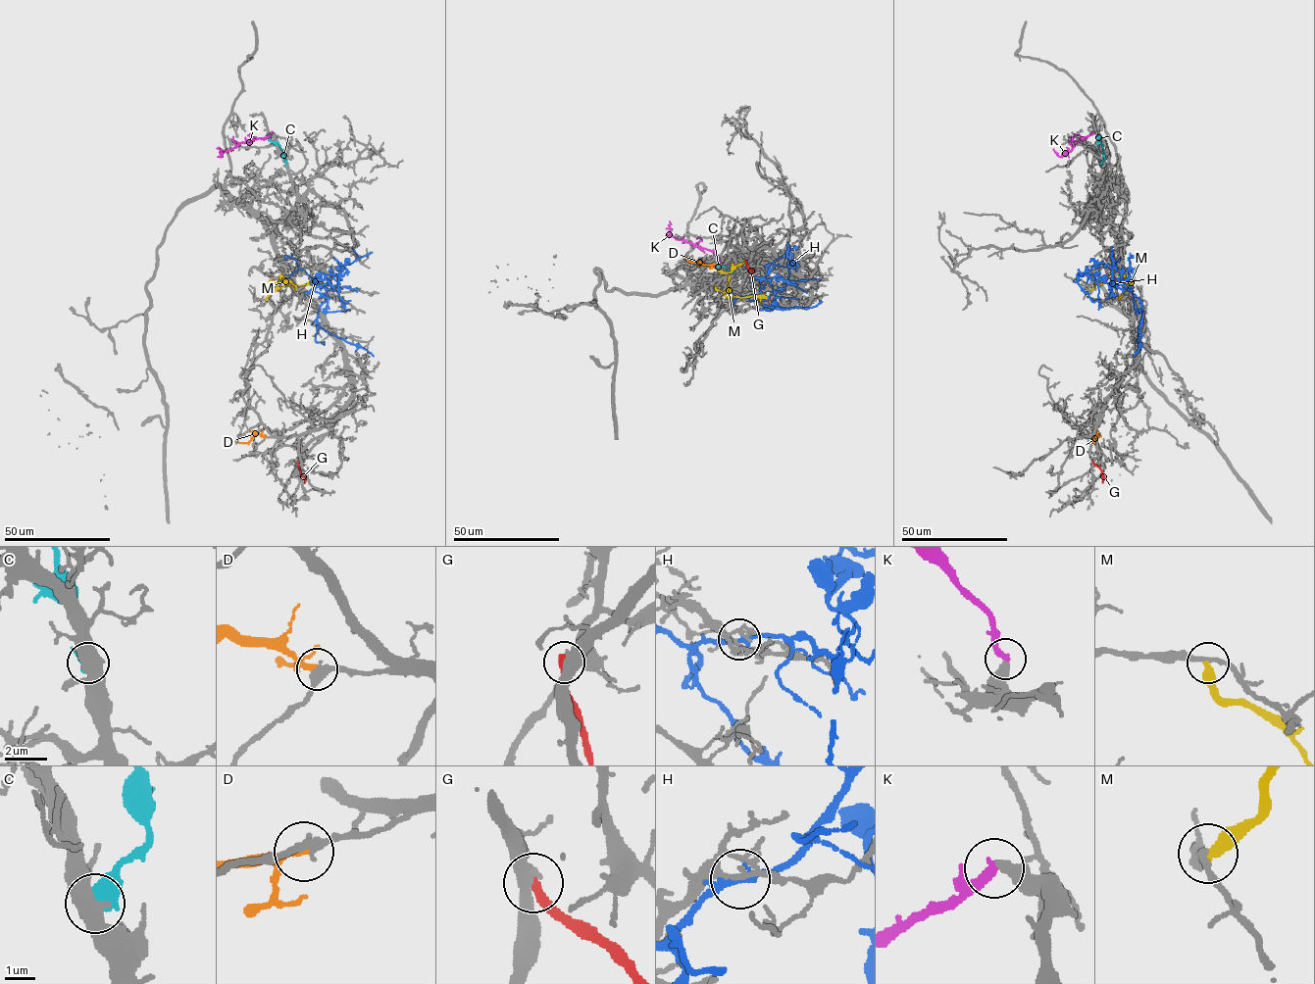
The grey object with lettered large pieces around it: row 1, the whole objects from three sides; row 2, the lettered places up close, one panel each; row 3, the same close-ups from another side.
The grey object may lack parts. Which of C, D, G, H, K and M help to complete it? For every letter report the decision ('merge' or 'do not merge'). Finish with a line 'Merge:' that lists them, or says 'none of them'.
C: do not merge
D: merge
G: do not merge
H: do not merge
K: merge
M: do not merge
Merge: D, K

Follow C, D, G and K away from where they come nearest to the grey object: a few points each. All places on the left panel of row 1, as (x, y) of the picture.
C: (286, 164), (279, 145), (273, 142), (269, 134)
D: (265, 437), (255, 433), (248, 443), (238, 442)
G: (298, 462), (304, 482)
K: (272, 132), (265, 138), (241, 143), (221, 157), (221, 148)

